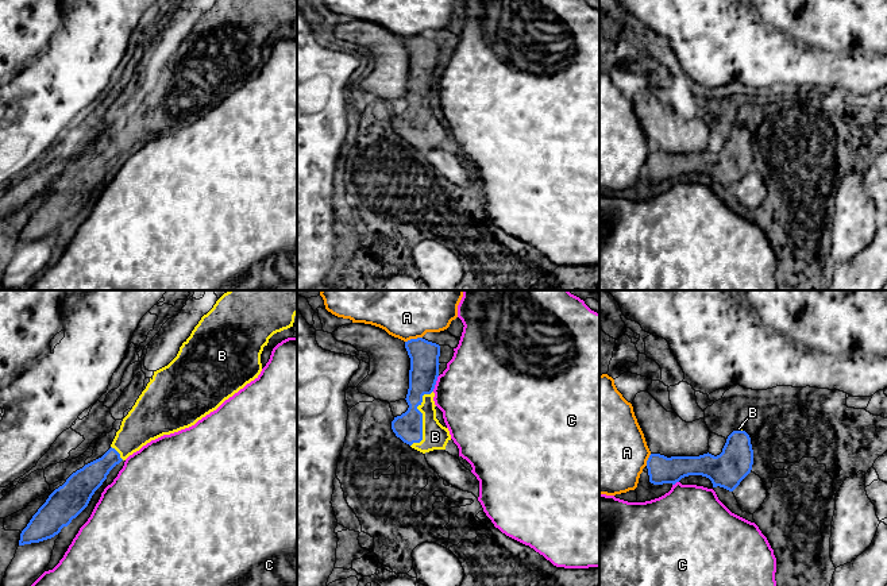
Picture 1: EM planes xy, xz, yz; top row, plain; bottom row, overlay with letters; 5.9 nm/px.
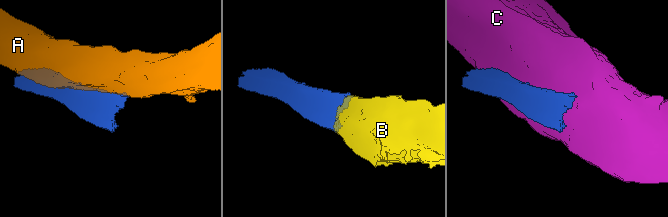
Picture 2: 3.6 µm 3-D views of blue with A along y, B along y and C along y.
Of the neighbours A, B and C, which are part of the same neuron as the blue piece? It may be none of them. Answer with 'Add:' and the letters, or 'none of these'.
Add: B

